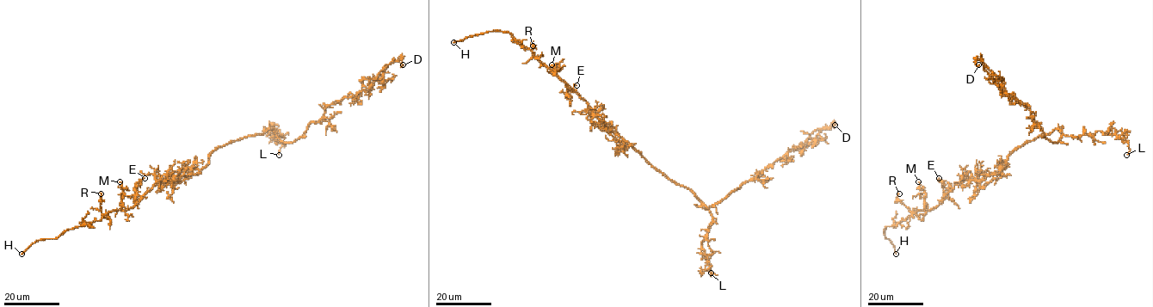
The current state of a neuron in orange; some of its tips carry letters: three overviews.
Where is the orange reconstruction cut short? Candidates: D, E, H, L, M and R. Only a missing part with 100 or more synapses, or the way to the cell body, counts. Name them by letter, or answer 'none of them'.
H

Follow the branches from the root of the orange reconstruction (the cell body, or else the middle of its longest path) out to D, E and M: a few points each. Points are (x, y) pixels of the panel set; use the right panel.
D: (1017, 148), (1055, 130), (1060, 132), (1057, 142), (1050, 141), (1031, 110), (1009, 97), (977, 59), (978, 64)
E: (1017, 148), (997, 173), (957, 183), (940, 202), (943, 191), (939, 178)
M: (1017, 148), (997, 173), (957, 183), (930, 210), (925, 203), (925, 193), (918, 187), (918, 181)

